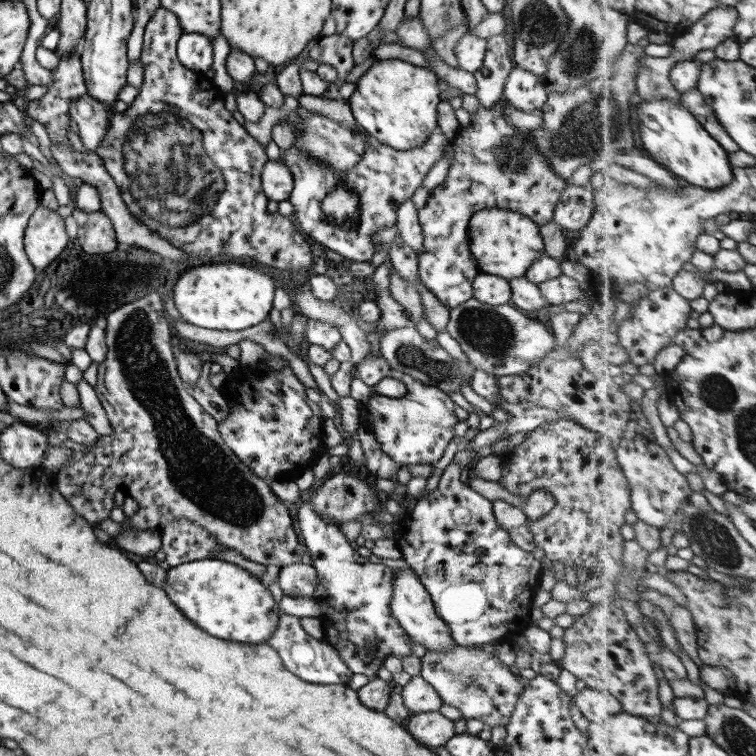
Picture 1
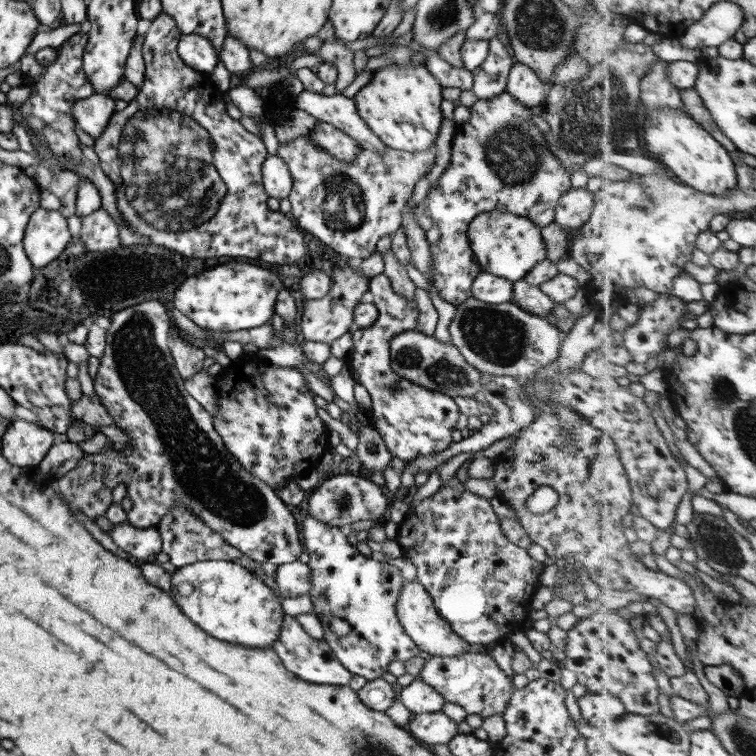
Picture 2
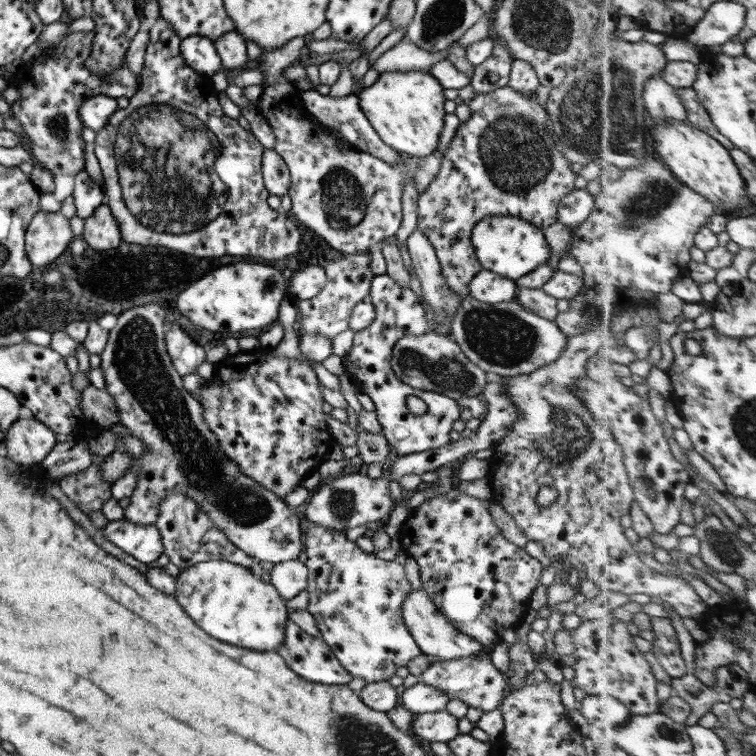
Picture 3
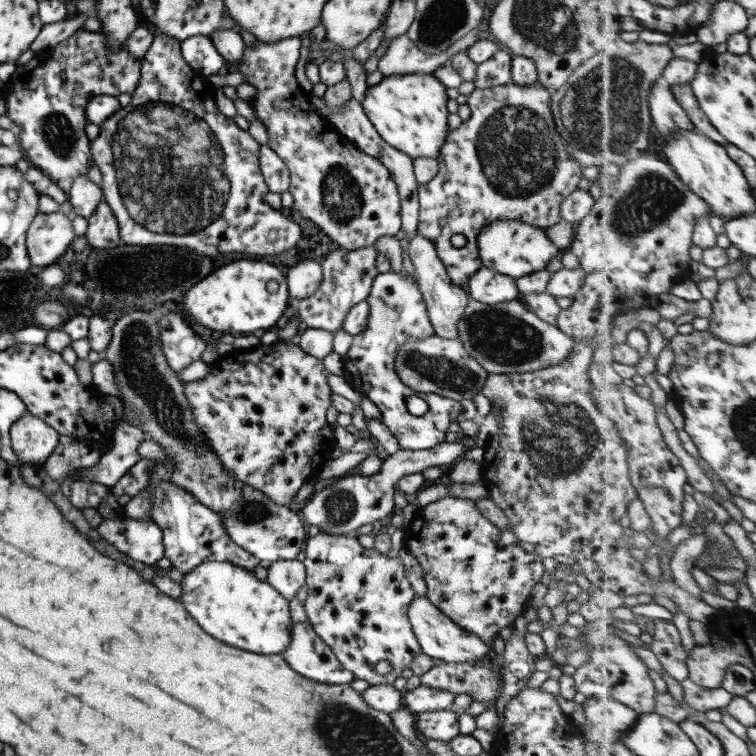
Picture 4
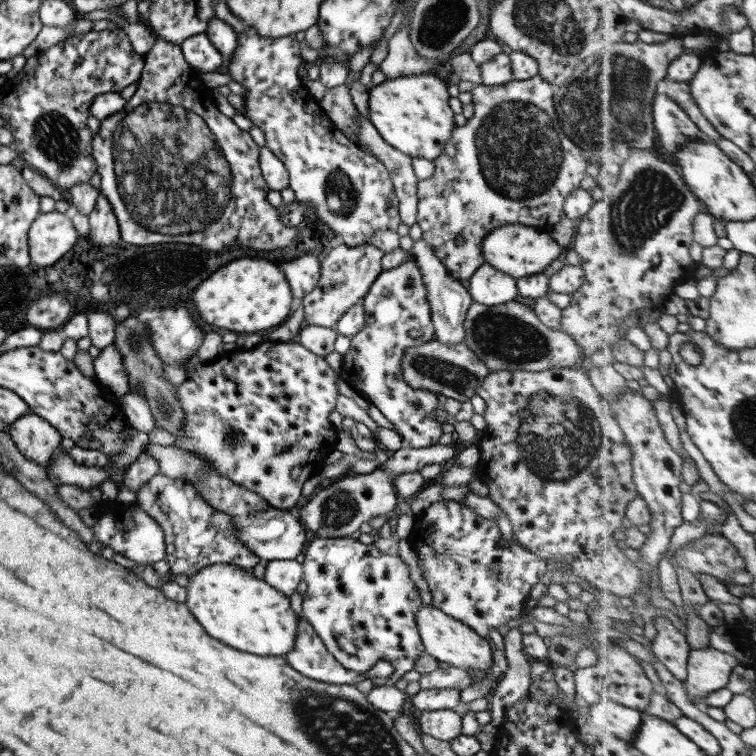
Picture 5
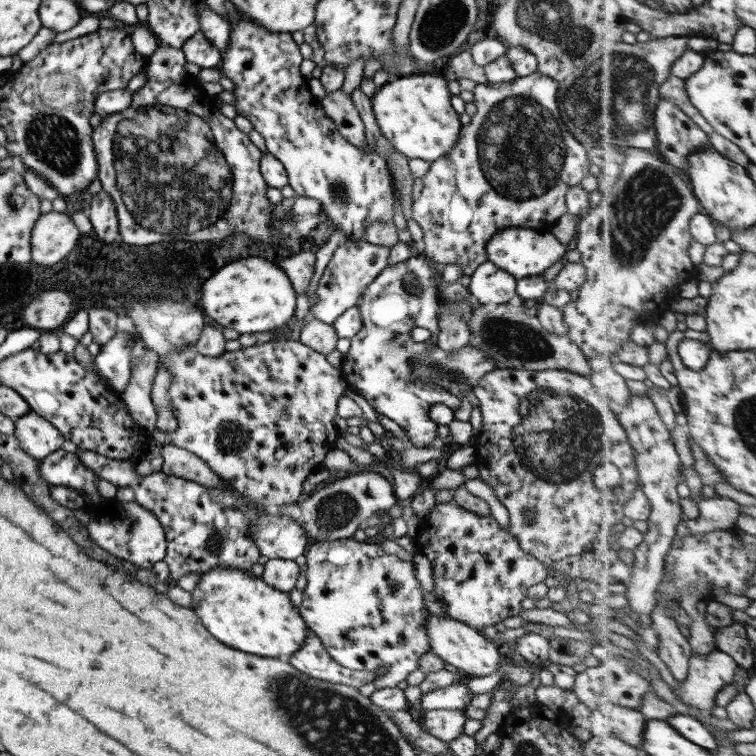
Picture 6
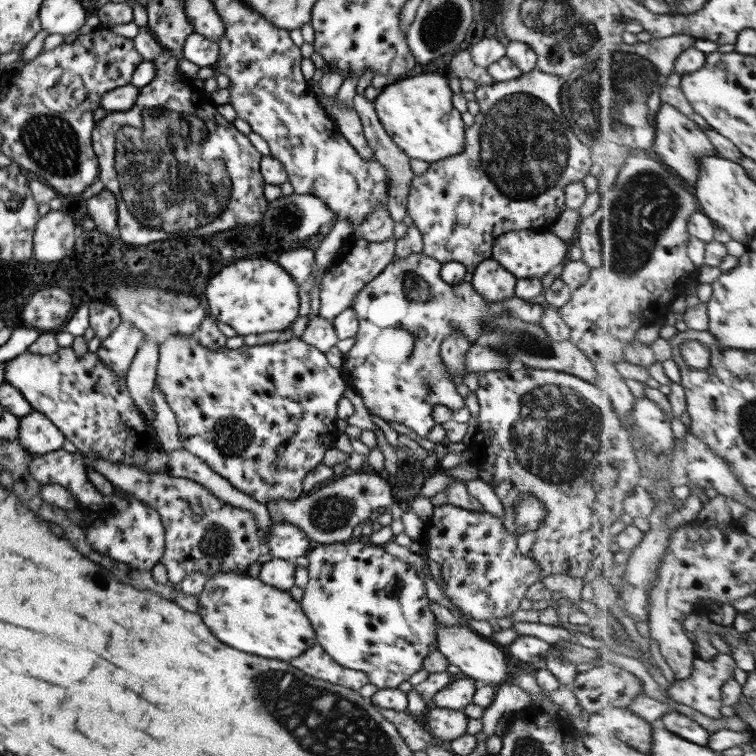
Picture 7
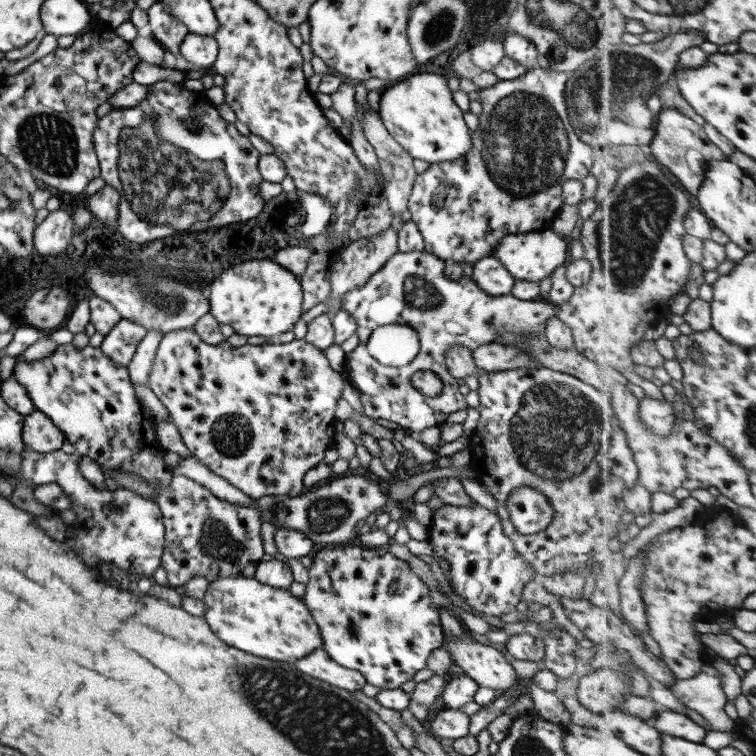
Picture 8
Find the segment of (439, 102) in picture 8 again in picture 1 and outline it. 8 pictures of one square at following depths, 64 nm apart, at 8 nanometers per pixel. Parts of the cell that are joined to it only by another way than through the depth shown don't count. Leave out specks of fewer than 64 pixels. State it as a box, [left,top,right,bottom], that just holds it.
[347,58,441,150]

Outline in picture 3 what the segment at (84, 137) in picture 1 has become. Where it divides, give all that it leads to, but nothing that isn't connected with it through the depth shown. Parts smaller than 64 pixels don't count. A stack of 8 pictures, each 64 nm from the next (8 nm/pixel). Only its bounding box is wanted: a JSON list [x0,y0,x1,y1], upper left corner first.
[78,95,118,133]

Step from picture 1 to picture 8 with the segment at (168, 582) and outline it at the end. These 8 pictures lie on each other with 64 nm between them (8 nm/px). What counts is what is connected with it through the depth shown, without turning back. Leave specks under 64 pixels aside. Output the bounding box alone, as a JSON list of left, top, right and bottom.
[204,573,322,664]

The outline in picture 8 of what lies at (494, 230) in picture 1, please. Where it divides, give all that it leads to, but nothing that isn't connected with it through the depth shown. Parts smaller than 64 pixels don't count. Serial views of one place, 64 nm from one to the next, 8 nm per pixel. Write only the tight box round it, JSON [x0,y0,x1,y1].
[494,228,570,282]

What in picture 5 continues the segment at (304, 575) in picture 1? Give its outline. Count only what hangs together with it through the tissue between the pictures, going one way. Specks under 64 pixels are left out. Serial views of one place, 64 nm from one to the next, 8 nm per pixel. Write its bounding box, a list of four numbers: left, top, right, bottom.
[263,559,304,597]

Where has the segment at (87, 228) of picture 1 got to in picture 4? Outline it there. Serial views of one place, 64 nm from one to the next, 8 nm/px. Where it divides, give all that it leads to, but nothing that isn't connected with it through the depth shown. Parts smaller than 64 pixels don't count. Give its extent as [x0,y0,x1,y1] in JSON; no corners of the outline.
[86,200,121,248]

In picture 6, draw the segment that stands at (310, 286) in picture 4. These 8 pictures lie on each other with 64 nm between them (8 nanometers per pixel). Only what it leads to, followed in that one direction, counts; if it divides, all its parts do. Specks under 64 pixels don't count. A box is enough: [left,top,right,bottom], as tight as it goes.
[278,251,315,296]

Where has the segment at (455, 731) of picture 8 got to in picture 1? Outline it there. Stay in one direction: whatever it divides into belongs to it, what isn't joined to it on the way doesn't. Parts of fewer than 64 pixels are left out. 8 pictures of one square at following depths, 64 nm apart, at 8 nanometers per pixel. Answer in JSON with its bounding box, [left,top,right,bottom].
[404,711,455,747]

